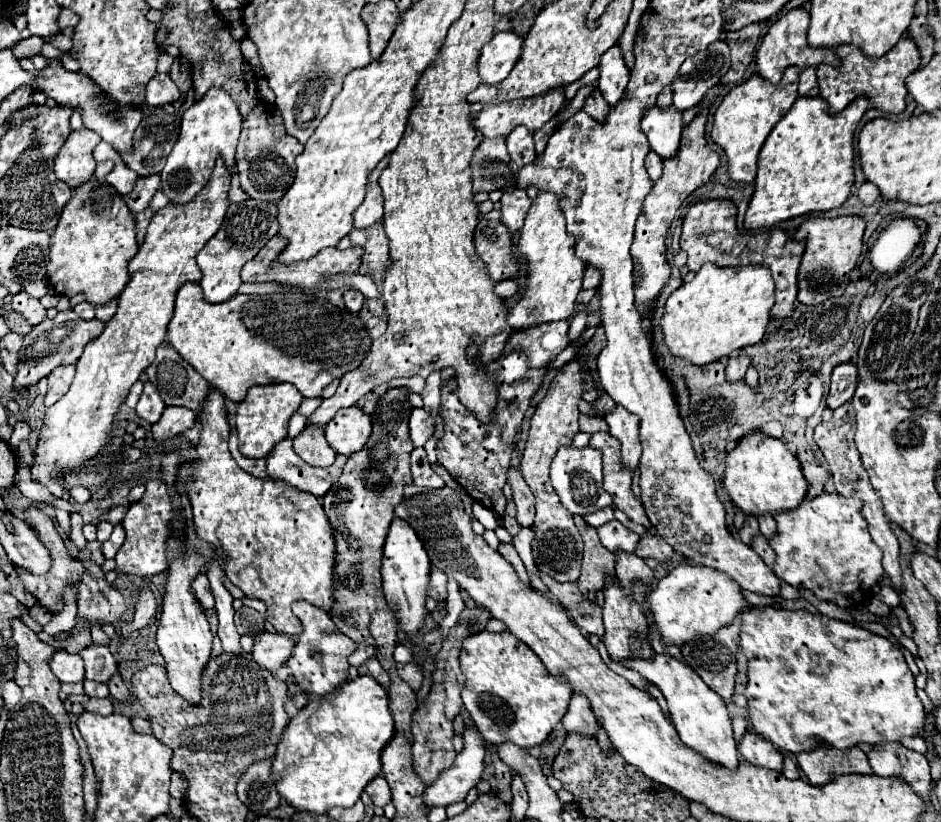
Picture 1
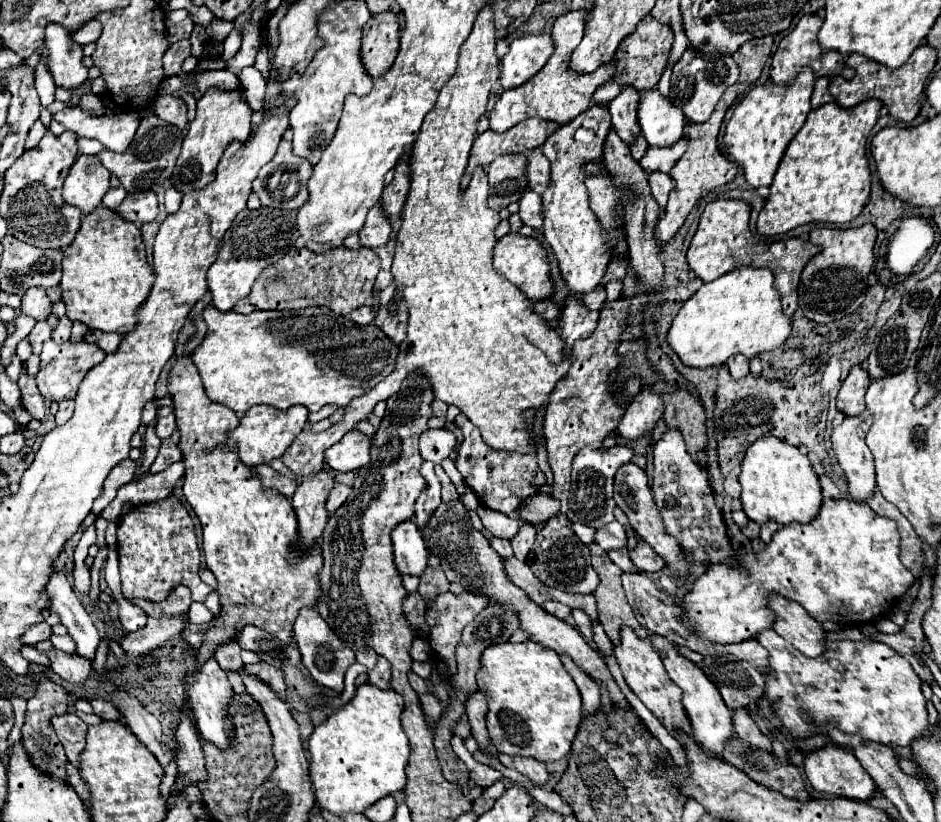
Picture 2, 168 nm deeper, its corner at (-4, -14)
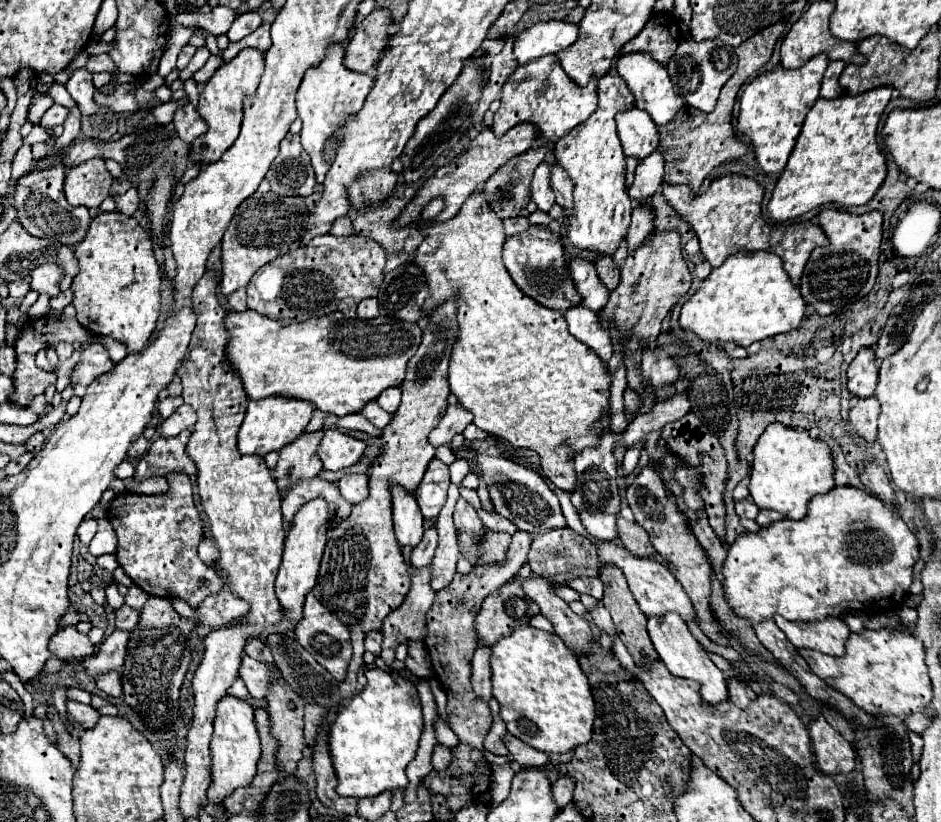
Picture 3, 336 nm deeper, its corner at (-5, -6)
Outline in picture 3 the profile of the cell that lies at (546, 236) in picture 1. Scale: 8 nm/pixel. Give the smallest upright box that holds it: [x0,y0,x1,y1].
[552,72,634,256]

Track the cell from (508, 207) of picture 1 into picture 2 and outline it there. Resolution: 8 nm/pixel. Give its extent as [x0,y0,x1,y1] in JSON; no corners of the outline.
[519,190,543,228]

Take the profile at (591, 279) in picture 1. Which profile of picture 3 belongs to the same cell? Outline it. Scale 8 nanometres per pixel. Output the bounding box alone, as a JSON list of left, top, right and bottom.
[626,206,654,254]

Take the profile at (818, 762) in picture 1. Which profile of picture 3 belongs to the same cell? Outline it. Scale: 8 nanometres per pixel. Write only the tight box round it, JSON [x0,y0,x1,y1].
[810,716,856,776]

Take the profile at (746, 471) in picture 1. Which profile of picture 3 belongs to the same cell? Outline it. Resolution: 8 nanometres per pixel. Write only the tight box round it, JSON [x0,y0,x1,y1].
[750,422,834,520]

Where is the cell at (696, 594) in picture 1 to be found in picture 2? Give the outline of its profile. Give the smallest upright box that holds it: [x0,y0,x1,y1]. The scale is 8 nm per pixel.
[683,500,915,644]

